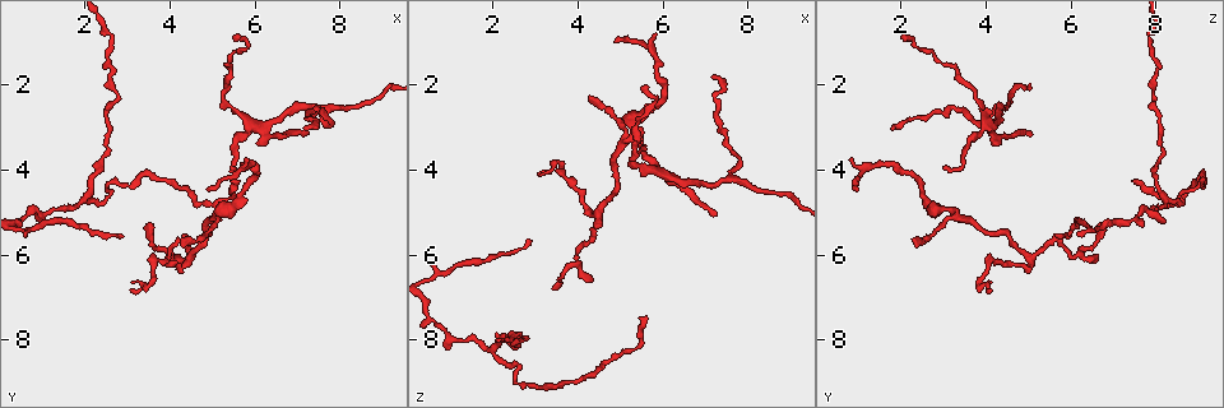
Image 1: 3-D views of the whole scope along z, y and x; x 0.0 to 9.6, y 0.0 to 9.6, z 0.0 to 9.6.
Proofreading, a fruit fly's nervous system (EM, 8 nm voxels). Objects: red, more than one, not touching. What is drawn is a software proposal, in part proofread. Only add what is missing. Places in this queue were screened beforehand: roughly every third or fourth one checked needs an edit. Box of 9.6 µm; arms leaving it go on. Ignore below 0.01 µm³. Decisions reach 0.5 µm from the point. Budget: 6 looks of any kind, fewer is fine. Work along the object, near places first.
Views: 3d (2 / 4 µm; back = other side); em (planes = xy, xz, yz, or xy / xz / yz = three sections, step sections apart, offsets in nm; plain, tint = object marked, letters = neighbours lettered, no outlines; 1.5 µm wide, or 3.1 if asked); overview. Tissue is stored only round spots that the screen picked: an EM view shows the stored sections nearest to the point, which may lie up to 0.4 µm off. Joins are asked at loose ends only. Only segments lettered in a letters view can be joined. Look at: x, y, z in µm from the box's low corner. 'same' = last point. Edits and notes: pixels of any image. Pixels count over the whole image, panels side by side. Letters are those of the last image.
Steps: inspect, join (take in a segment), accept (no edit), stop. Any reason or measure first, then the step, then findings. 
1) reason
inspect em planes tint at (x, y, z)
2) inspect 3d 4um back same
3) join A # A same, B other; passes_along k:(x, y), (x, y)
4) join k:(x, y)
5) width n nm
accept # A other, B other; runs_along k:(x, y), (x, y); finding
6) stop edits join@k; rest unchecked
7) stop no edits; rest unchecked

tapers out
inspect em planes plain at (5.50, 0.85, 2.00)

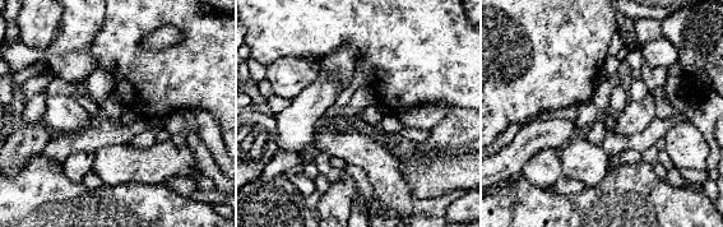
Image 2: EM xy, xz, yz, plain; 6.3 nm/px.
see the neighbours
inspect em planes letters same

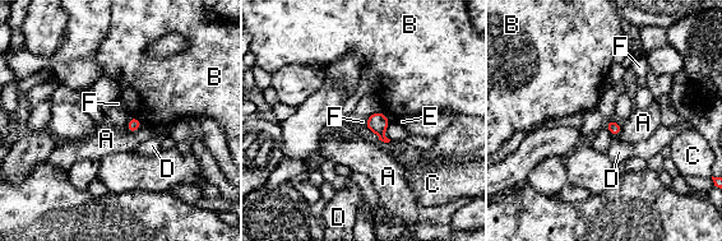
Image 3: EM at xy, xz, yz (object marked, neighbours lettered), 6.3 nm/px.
width 80 nm
accept # A other, B other, C other, D other, E other, F other; border 3:(605, 125), (614, 137), (621, 131); none of them fits

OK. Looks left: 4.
inspect em planes letters at (7.20, 3.00, 1.80)

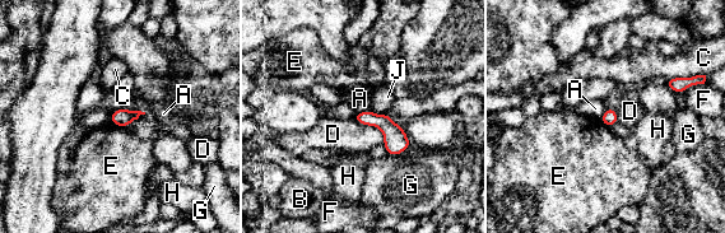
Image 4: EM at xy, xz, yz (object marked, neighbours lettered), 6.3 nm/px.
width 90 nm
accept # A other, B other, C other, D other, E other, F other, G other, H other, J other; border 4:(122, 107), (145, 112); none of them fits

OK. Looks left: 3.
inspect em xy step 4 letters at (4.20, 5.80, 2.30)

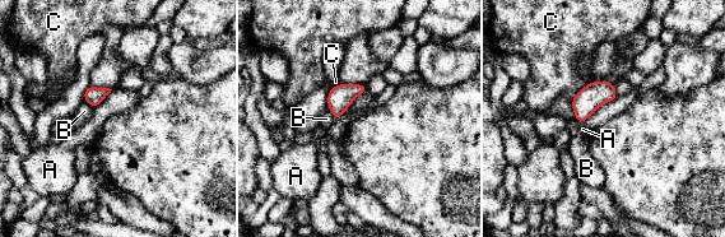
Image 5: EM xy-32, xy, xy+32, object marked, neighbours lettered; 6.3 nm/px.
accept # A other, B other, C other; border 5:(328, 106), (334, 120); no lettered segment goes on from it

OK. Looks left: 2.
stop no edits; rest unchecked

